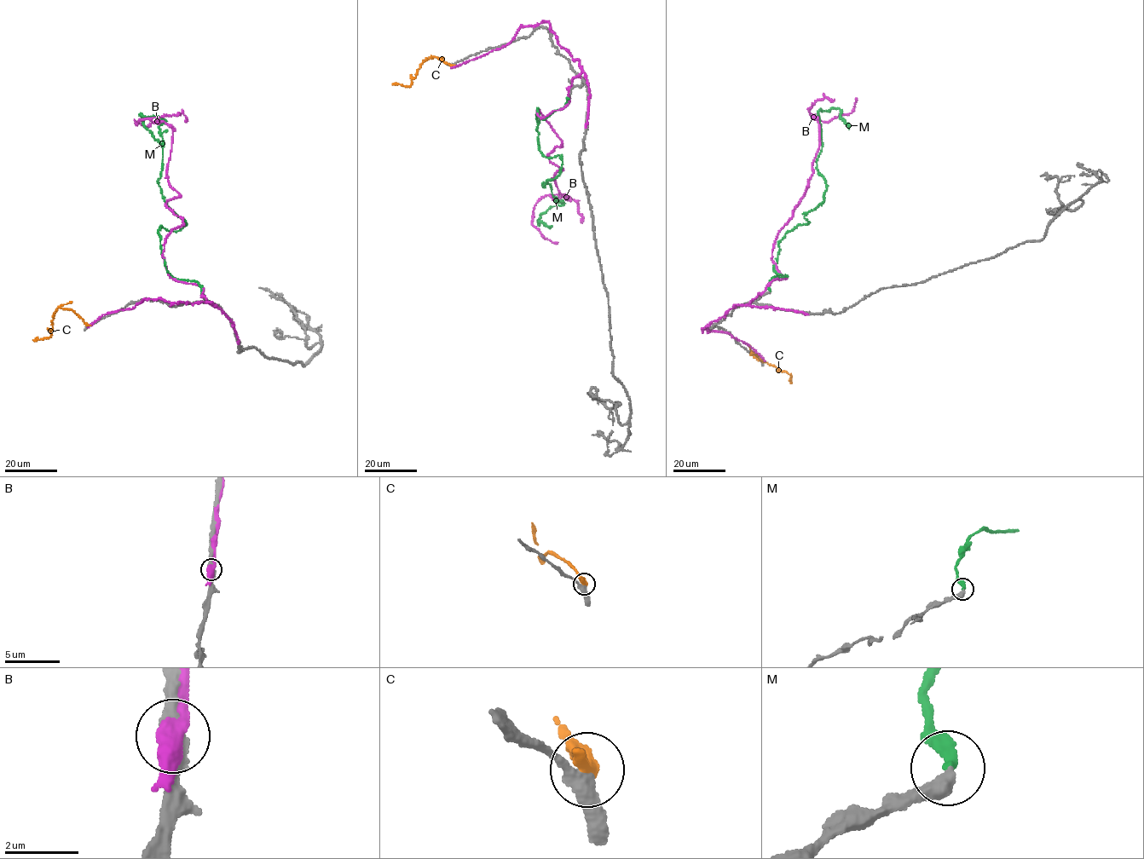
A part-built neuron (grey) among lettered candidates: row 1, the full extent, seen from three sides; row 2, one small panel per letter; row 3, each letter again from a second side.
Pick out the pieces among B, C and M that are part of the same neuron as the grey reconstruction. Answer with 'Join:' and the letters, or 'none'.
Join: none

